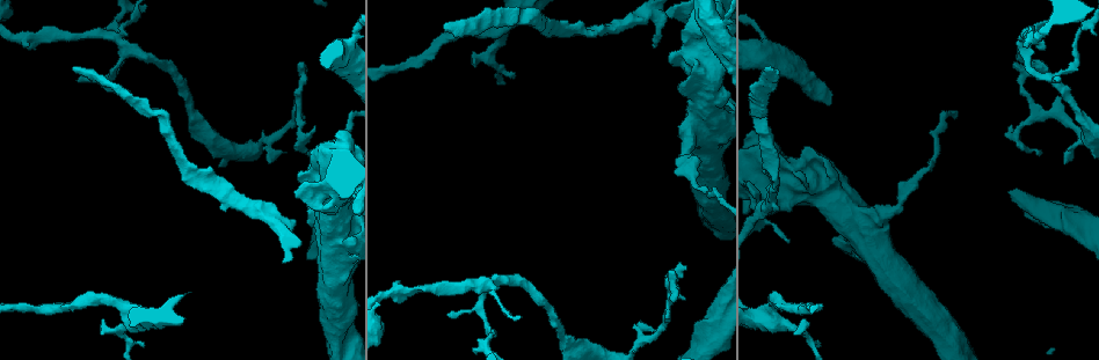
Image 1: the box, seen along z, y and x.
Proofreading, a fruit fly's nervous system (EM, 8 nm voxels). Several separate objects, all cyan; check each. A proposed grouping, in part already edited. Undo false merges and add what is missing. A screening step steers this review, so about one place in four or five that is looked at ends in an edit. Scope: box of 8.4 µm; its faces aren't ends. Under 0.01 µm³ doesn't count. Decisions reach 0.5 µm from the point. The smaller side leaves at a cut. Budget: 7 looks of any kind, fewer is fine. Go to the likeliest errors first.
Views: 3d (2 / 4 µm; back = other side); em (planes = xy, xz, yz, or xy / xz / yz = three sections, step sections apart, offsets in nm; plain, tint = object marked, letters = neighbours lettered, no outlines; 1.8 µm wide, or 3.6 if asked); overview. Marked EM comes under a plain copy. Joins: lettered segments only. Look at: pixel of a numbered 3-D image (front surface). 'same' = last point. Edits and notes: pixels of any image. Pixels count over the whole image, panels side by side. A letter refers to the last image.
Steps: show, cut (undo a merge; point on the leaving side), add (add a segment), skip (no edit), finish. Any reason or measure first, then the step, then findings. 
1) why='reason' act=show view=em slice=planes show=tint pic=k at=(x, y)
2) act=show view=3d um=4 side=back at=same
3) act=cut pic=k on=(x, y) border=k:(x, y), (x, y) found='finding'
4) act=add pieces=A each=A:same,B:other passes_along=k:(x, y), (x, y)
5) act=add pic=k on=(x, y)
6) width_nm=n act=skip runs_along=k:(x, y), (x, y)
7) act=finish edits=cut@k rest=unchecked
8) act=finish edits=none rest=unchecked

why='branch stops here' act=show view=em slice=yz step=4 show=tint pic=1 at=(772, 70)

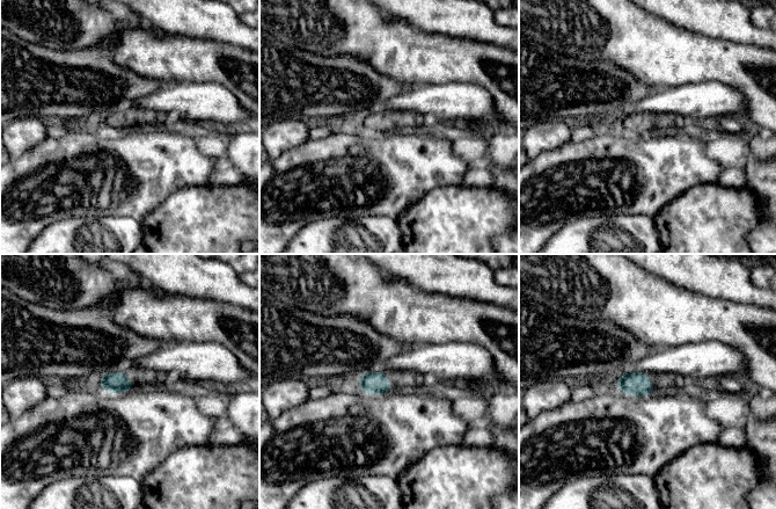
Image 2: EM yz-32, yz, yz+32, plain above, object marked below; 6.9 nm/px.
act=show view=em slice=yz step=4 show=letters at=same

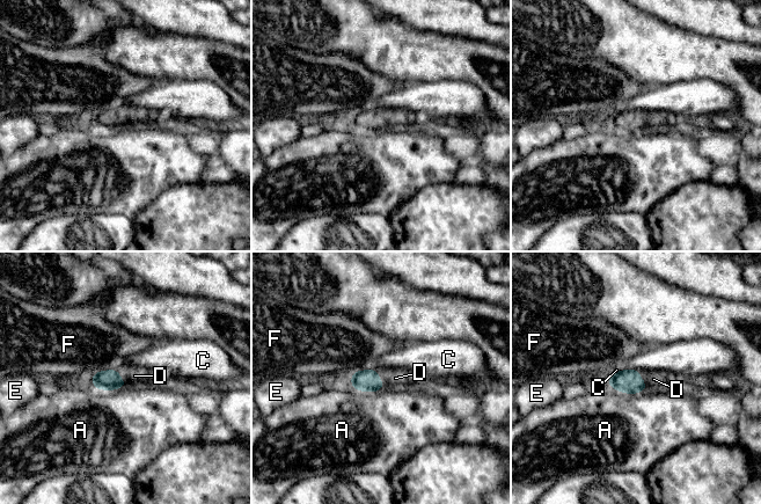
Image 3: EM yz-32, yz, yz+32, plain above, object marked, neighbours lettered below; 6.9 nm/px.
act=add pieces=D each=A:other,C:other,D:same,E:other,F:other passes_along=3:(368, 380), (379, 379), (395, 378) found='the neuron continues'

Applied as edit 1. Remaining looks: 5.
why='sharp bend' act=show view=3d um=4 side=back pic=1 at=(342, 179)

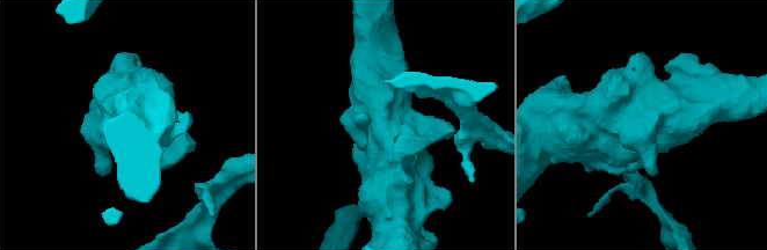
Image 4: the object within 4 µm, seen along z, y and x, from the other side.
act=show view=em um=3.6 slice=xz step=8 show=tint pic=4 at=(387, 141)

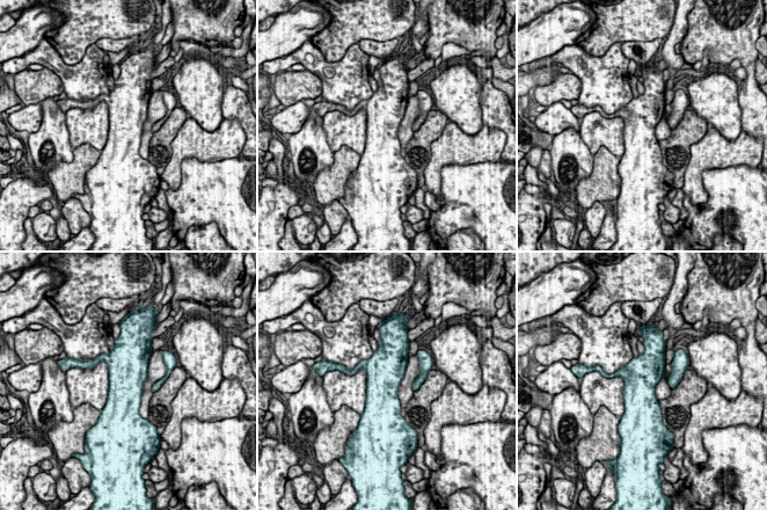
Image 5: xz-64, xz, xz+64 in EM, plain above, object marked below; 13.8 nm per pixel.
why='cut it another way' act=show view=em um=3.6 slice=planes show=letters at=same

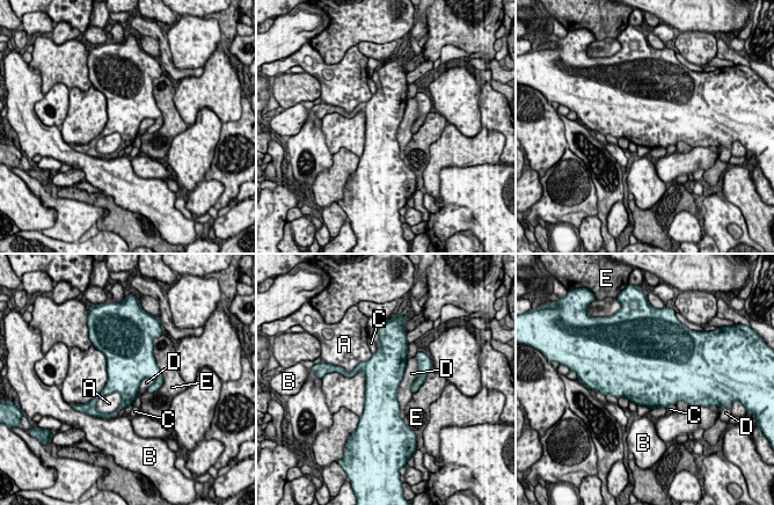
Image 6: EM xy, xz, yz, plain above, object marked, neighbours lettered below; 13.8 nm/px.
act=skip each=A:other,B:other,C:other,D:other,E:other border=6:(407, 360), (396, 394), (401, 418) found='all the same neuron'

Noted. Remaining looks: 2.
why='four or more arms meet' act=show view=em slice=planes show=tint pic=1 at=(124, 47)

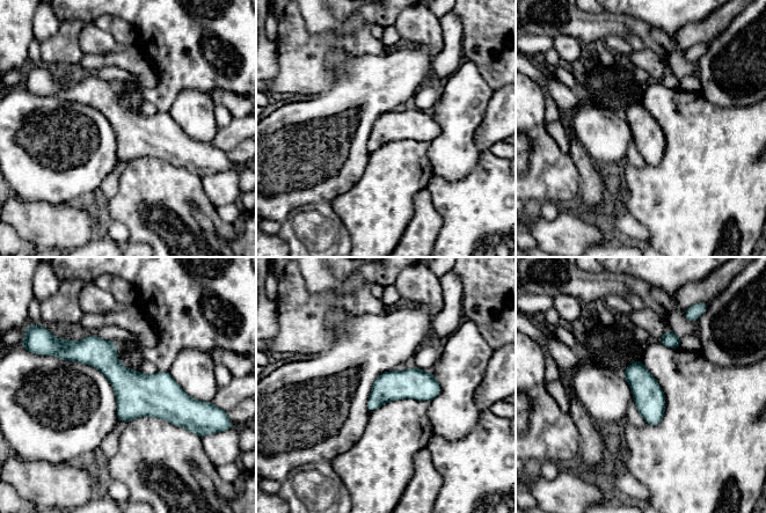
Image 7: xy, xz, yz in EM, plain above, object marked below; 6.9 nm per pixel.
act=show view=em slice=planes show=letters at=same

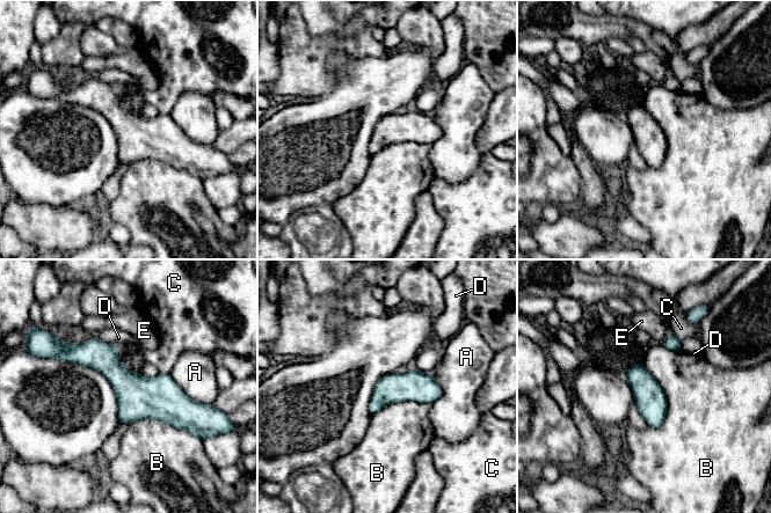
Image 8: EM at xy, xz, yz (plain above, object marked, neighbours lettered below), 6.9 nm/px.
longest_contact=B:500nm act=skip each=A:other,B:other,C:other,D:other,E:other border=8:(639, 360), (666, 396), (656, 429) found='all the same neuron'

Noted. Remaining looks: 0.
act=finish edits=add@3 rest=unchecked

